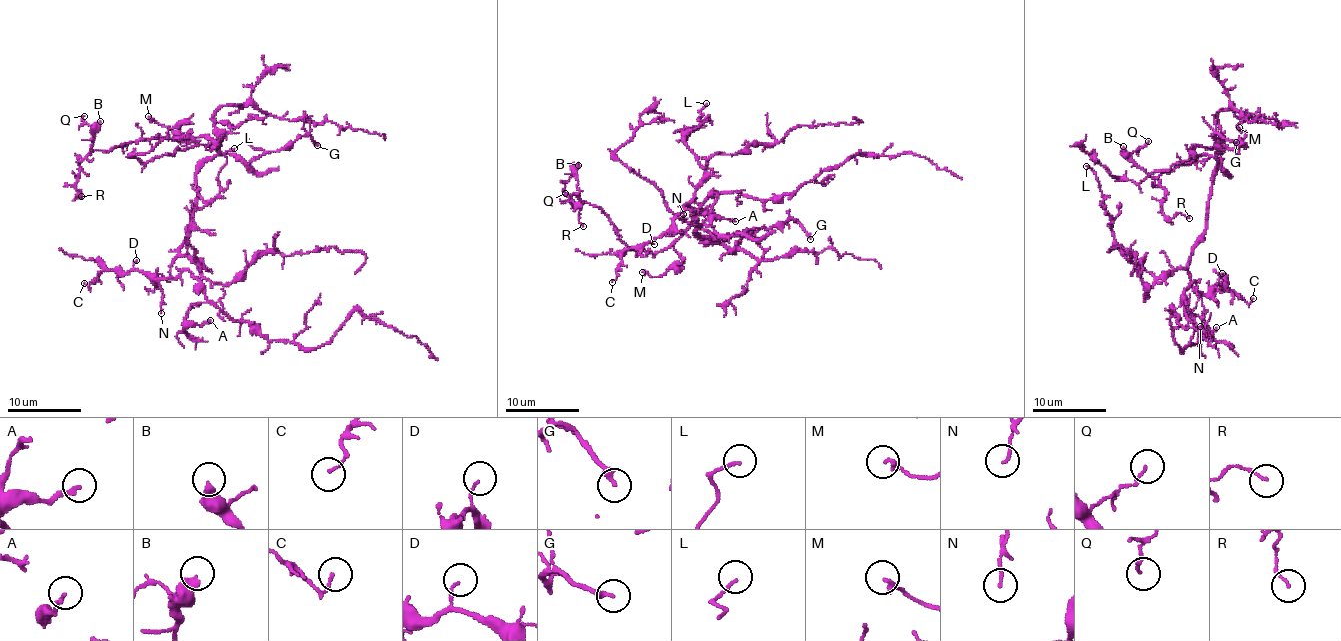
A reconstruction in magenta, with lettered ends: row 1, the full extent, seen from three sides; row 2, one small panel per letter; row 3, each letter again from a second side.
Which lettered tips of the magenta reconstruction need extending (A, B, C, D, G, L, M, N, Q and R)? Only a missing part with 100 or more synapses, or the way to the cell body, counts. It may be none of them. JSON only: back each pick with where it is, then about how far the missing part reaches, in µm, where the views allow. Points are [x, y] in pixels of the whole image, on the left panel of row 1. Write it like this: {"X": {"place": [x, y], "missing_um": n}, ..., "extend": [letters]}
{"extend": []}

